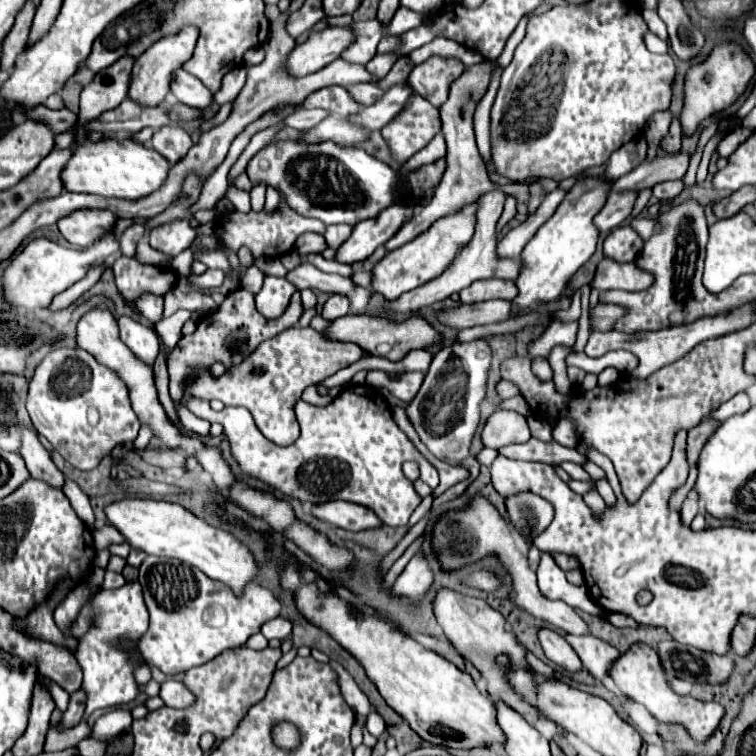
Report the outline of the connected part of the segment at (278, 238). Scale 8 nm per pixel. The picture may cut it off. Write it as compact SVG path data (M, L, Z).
M285 201L279 203L279 207L273 213L241 213L241 211L233 211L233 213L224 213L218 220L218 224L225 229L225 235L221 237L221 241L233 249L239 251L241 245L249 247L253 257L275 257L275 255L285 255L287 251L293 249L295 241L299 235L313 231L313 233L325 233L325 223L317 221L317 219L307 219L301 217L299 213L295 213L293 209L289 209L289 205Z

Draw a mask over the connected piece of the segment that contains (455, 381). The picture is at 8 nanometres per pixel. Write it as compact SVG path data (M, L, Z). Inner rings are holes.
M483 339L453 347L445 345L435 353L417 397L407 407L407 415L421 441L445 463L457 465L469 455L469 445L479 423L479 403L485 397L489 363L491 351Z

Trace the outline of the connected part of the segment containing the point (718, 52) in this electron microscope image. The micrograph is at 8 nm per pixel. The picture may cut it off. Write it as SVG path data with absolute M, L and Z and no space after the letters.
M719 43L711 49L705 61L689 67L683 81L683 109L681 109L683 135L691 137L693 133L697 133L701 121L719 115L727 107L731 107L743 95L753 75L755 75L755 61L737 43Z

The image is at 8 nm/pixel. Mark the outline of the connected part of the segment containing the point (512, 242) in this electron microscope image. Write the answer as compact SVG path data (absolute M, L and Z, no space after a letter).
M561 189L551 191L551 193L545 197L545 201L537 207L537 211L531 213L529 219L527 219L523 225L511 229L511 231L497 243L497 249L495 249L495 251L499 253L499 257L501 257L501 259L517 259L517 257L521 255L523 247L527 245L527 241L535 235L535 231L555 213L555 209L557 209L557 205L563 201L563 197L565 197L565 191L561 191Z

